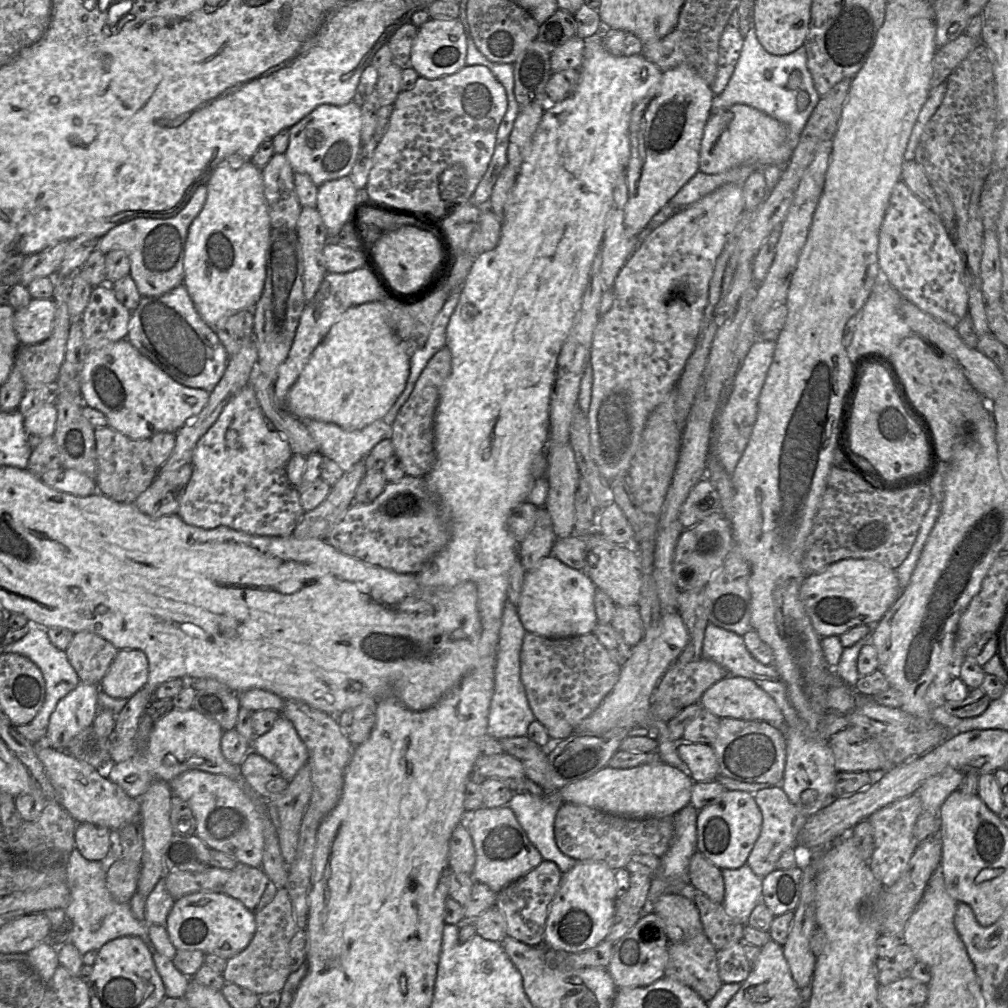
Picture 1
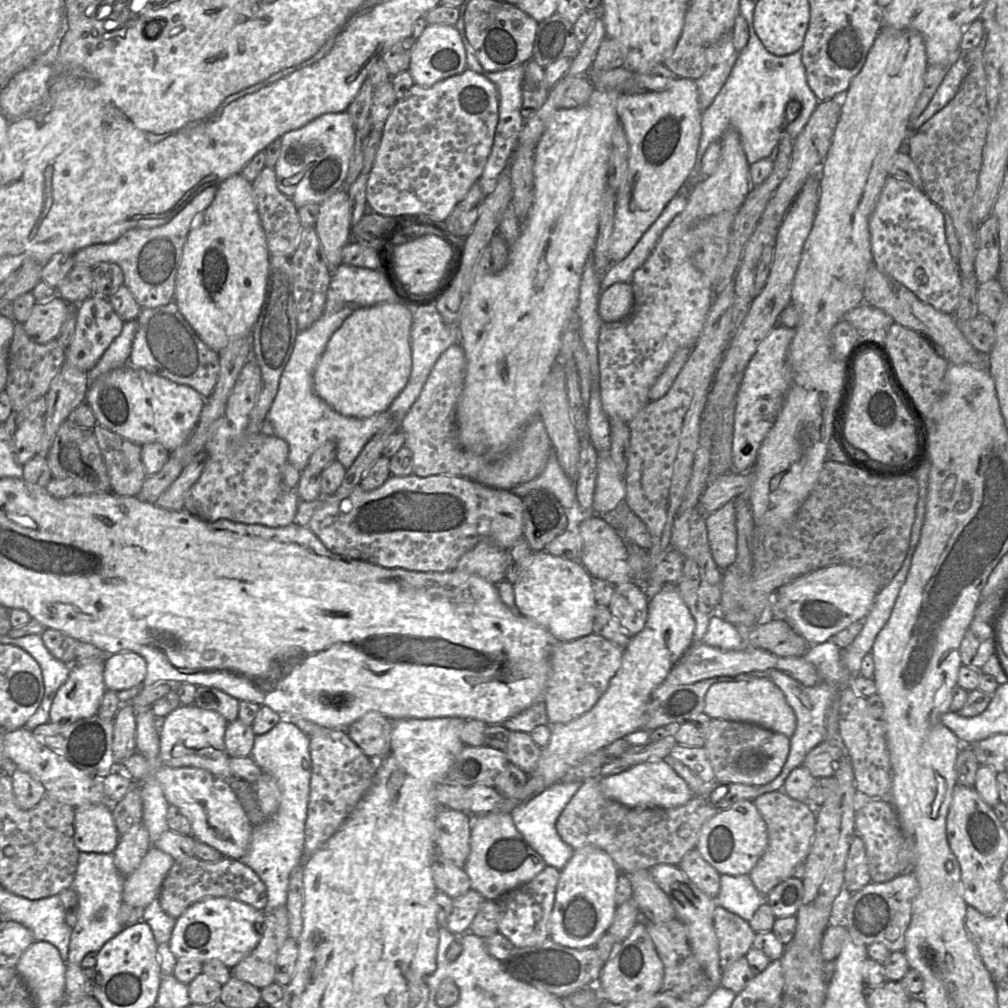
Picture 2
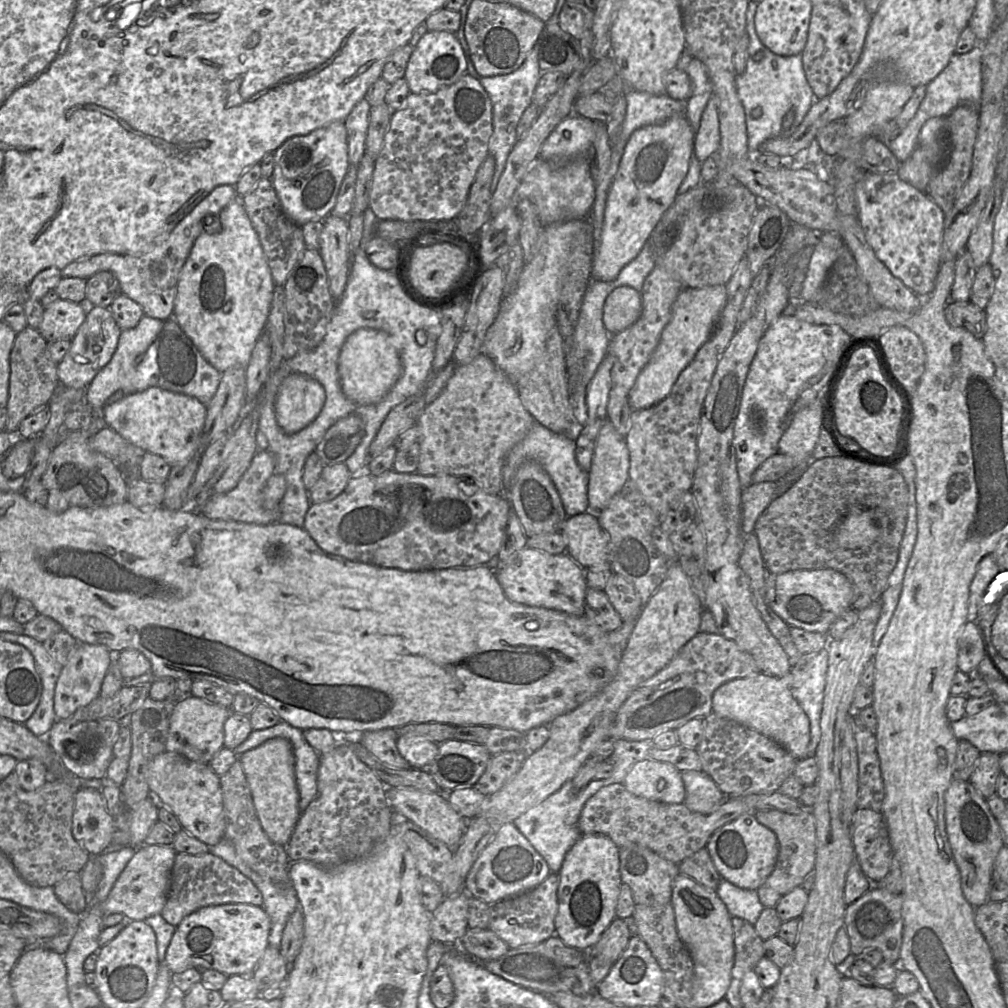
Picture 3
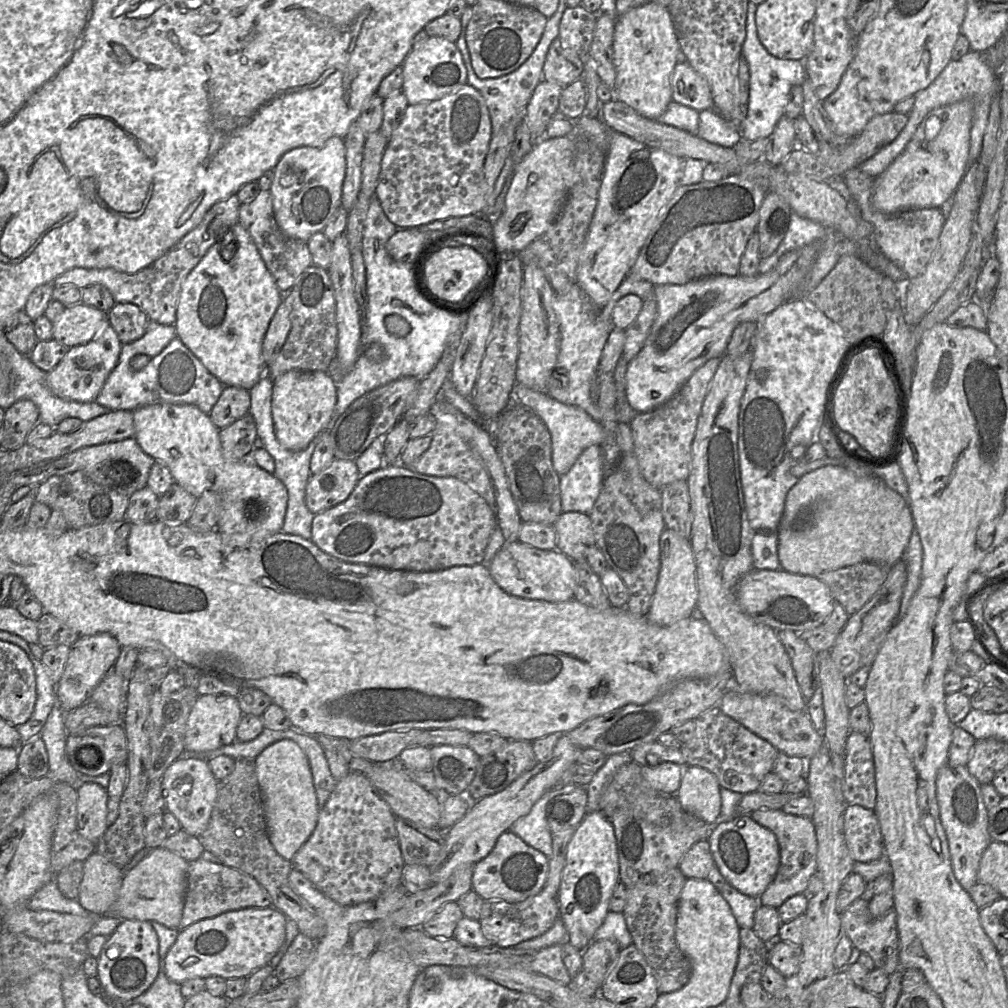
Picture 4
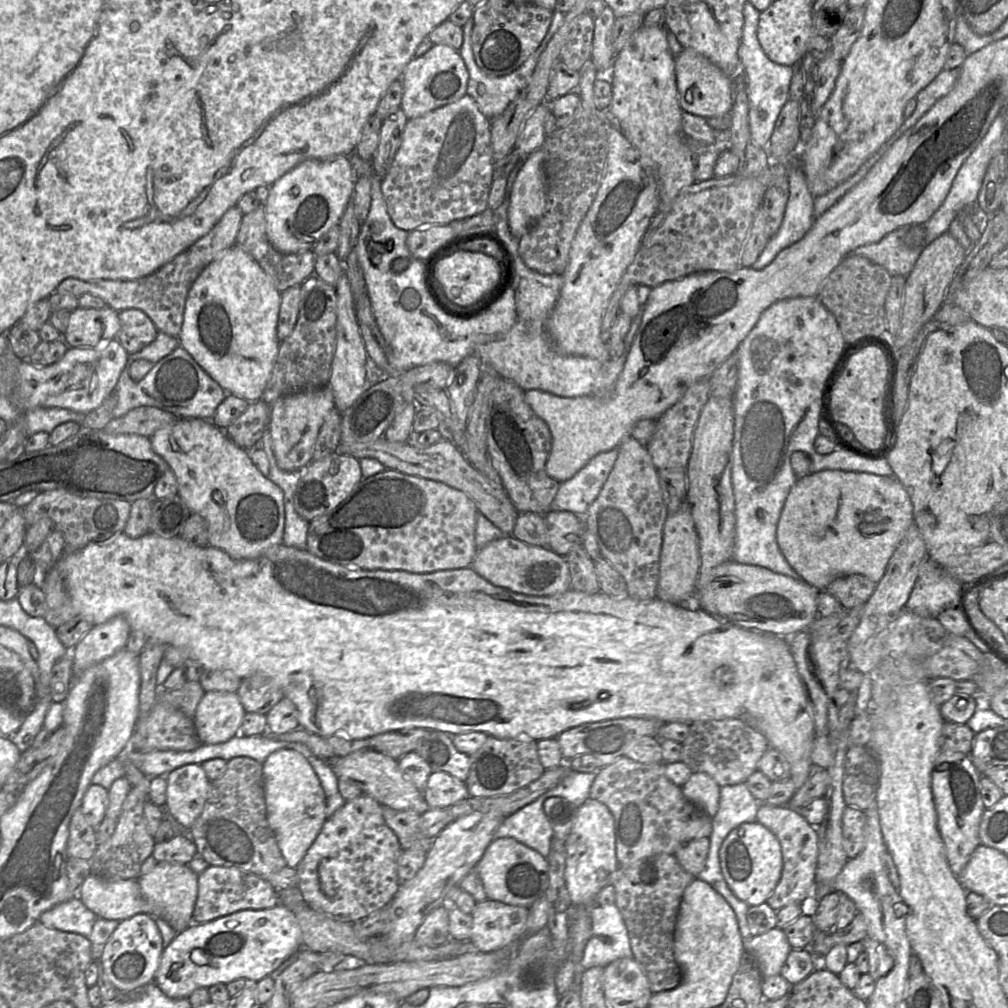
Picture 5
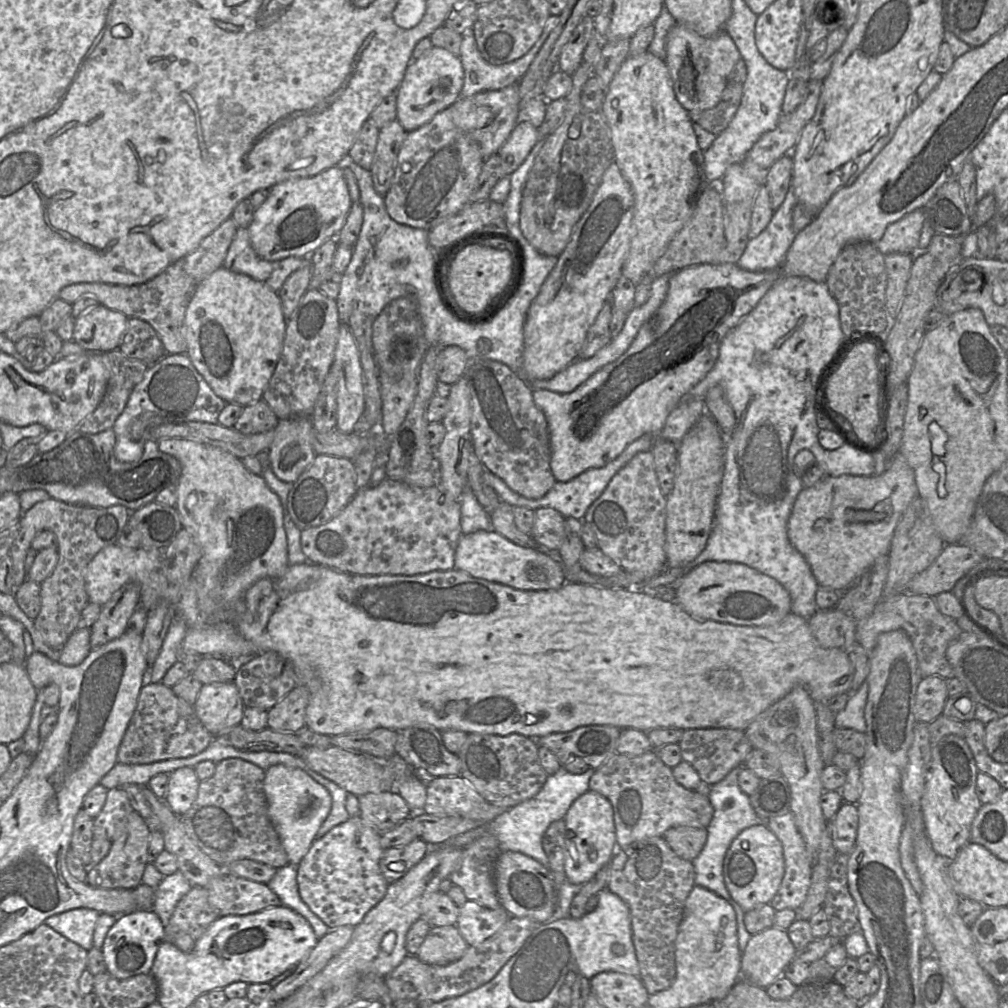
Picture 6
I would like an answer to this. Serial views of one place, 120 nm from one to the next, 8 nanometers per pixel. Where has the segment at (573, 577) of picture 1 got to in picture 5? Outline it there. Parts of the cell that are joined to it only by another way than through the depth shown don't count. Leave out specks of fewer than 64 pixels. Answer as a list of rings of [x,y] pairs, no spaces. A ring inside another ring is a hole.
[[[506,535],[479,549],[470,566],[491,584],[528,596],[555,596],[571,589],[571,576],[564,557],[547,546],[526,544]]]

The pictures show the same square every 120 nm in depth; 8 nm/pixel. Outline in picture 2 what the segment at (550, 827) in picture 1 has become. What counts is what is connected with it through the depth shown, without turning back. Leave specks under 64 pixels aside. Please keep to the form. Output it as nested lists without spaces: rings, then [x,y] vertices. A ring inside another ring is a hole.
[[[583,781],[570,783],[558,782],[548,787],[530,801],[517,806],[511,812],[515,826],[533,849],[542,856],[548,866],[552,866],[560,871],[573,856],[574,849],[562,840],[557,832],[556,823],[561,812],[582,784]]]

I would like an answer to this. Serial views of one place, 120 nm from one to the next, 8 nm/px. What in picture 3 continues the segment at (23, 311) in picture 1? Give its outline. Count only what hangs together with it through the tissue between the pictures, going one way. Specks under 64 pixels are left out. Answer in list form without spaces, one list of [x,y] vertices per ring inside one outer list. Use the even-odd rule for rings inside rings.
[[[59,298],[44,308],[43,319],[37,330],[49,343],[72,340],[91,307],[93,305],[86,298],[80,303]]]

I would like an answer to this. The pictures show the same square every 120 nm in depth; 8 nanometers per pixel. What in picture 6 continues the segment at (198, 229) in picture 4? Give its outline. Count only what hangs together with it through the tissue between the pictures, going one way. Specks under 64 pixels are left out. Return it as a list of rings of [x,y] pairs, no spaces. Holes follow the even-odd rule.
[[[232,217],[227,218],[199,246],[170,264],[153,279],[139,285],[118,285],[108,283],[75,283],[62,288],[59,297],[73,304],[83,295],[95,297],[99,304],[120,311],[129,318],[138,318],[149,323],[157,332],[167,354],[186,354],[184,320],[187,307],[197,286],[217,269],[221,268],[237,231]]]

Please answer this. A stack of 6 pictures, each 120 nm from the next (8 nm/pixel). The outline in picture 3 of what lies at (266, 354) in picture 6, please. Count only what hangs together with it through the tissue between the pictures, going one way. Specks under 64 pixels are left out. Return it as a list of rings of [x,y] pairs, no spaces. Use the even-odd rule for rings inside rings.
[[[238,197],[219,214],[222,230],[217,234],[202,232],[183,265],[177,283],[173,318],[192,340],[202,356],[220,373],[242,366],[246,368],[257,340],[265,330],[275,283],[259,236]]]

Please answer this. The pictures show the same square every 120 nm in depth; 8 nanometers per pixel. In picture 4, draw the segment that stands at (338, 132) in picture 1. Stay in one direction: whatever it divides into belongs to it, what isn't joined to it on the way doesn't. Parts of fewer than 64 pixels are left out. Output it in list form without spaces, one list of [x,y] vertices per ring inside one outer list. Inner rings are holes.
[[[329,138],[318,147],[300,146],[284,153],[274,167],[269,191],[273,199],[276,222],[287,236],[307,242],[316,232],[323,231],[341,204],[346,175],[344,139]]]

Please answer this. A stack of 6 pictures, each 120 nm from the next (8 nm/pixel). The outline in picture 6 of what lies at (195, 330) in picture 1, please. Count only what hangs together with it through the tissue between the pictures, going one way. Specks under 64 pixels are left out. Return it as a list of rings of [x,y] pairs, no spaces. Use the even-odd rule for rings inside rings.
[[[167,354],[149,365],[143,379],[129,396],[123,412],[116,419],[112,427],[116,437],[115,457],[120,462],[139,460],[144,443],[152,439],[150,430],[159,425],[191,421],[217,424],[226,404],[196,370],[187,354]]]

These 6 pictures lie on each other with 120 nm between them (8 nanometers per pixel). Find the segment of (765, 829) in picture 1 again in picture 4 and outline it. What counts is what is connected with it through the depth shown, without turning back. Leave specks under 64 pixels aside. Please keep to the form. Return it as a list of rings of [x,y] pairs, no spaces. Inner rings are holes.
[[[759,809],[751,817],[771,830],[779,843],[780,864],[777,874],[764,893],[758,898],[761,905],[779,908],[787,899],[797,894],[806,894],[809,881],[817,871],[817,836],[811,818],[795,816],[780,809]]]

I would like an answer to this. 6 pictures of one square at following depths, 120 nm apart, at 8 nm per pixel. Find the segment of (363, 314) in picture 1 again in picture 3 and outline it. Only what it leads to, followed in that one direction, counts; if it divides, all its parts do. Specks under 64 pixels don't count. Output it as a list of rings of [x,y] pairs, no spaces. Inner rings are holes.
[[[360,328],[343,344],[338,372],[342,391],[349,400],[358,405],[372,405],[380,402],[395,385],[402,374],[402,364],[397,350],[385,332]]]

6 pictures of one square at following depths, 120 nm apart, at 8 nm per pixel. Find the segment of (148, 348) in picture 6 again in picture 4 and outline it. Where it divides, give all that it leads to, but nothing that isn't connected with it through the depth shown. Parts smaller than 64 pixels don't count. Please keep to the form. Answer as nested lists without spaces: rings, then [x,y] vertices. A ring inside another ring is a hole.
[[[116,303],[107,313],[107,321],[116,331],[120,342],[128,344],[145,334],[149,318],[135,304]]]

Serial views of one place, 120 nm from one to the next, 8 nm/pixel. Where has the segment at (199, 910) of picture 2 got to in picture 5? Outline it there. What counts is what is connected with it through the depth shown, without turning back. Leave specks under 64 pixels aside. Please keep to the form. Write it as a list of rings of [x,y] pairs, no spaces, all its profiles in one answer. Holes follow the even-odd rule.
[[[283,905],[263,910],[241,910],[206,923],[195,923],[178,933],[164,948],[154,982],[173,999],[188,999],[197,988],[236,979],[258,982],[270,976],[303,945],[296,916]]]

